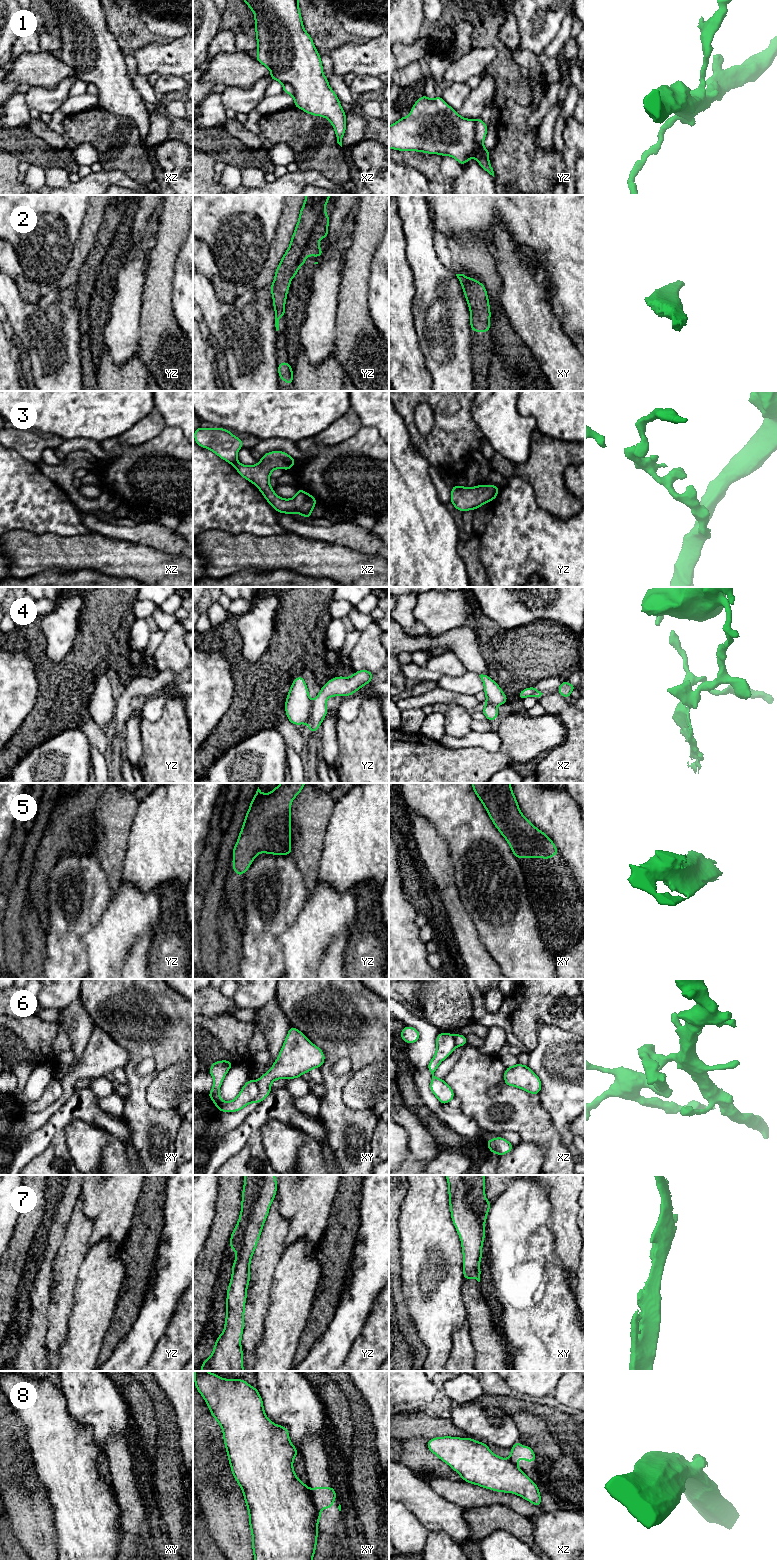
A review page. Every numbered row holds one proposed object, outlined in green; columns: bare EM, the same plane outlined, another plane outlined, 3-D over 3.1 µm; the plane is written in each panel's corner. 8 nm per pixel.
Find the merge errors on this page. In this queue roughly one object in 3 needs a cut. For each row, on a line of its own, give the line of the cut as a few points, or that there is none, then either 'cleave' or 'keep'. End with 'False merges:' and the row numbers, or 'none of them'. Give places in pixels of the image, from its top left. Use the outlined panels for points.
1: yz (476, 121), (474, 157) | cleave
2: no cut | keep
3: no cut | keep
4: yz (312, 702), (309, 725) | cleave
5: no cut | keep
6: xy (255, 1082), (258, 1088), (256, 1101) | cleave
7: no cut | keep
8: xy (310, 1490), (312, 1501), (315, 1505), (317, 1525) | cleave
False merges: 1, 4, 6, 8

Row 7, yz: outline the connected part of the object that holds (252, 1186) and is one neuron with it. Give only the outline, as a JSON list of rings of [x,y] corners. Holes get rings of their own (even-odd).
[[[244,1175],[241,1212],[230,1237],[230,1248],[236,1252],[227,1289],[226,1319],[223,1333],[216,1337],[212,1354],[200,1371],[244,1371],[241,1338],[250,1262],[261,1231],[276,1196],[275,1175]]]

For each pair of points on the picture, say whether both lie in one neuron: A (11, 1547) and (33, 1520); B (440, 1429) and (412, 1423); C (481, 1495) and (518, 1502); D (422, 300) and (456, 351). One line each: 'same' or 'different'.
A: different
B: same
C: same
D: same

